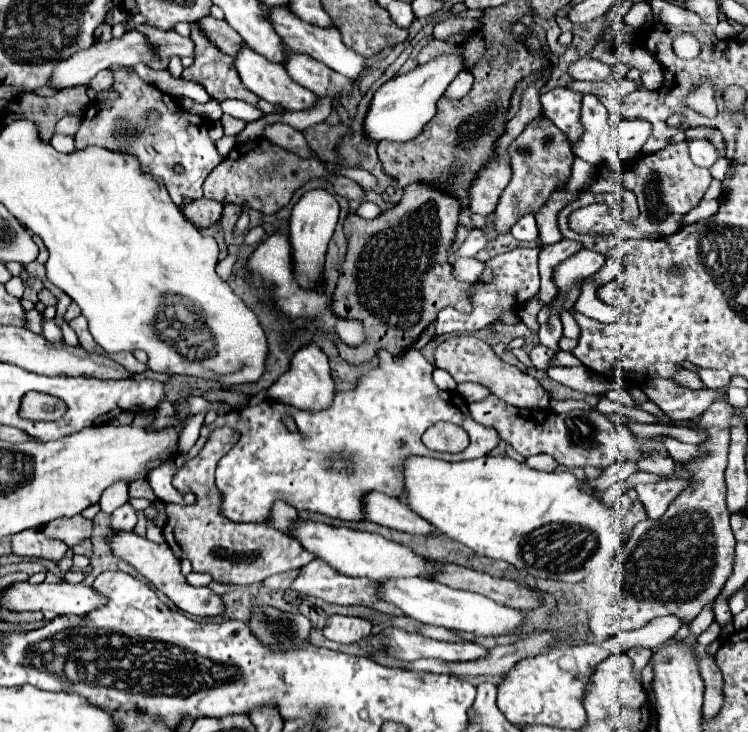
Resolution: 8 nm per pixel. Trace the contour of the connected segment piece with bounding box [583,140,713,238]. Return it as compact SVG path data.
M683 140L677 144L669 144L661 152L635 158L627 162L627 166L623 166L623 170L619 172L611 170L609 174L609 166L603 166L597 170L595 180L583 190L611 192L611 190L617 190L617 186L621 186L621 188L635 192L641 214L637 220L625 224L627 238L661 238L661 236L671 236L677 230L681 230L683 216L695 206L699 206L711 182L713 178L709 176L709 170L695 166L689 160L687 140Z

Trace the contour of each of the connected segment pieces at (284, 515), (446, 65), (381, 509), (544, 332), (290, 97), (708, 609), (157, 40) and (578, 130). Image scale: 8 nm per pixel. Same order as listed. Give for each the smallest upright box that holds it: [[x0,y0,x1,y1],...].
[[271,500,298,532],[363,54,463,142],[363,492,433,534],[539,310,563,352],[233,44,317,110],[691,604,715,636],[127,22,195,58],[541,88,583,146]]

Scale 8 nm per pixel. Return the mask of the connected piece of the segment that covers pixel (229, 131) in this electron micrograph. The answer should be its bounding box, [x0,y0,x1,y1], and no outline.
[221,114,247,136]

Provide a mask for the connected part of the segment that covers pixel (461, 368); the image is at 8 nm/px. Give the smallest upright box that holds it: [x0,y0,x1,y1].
[435,334,549,410]

